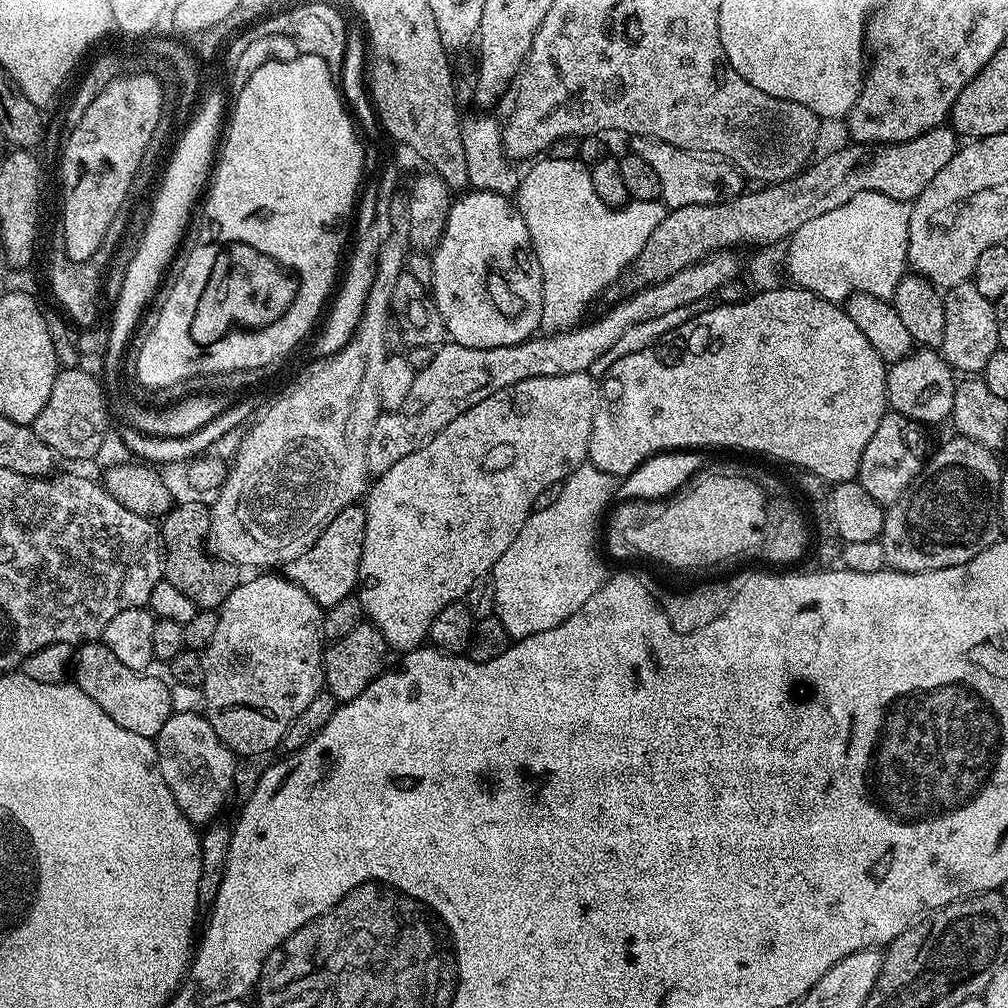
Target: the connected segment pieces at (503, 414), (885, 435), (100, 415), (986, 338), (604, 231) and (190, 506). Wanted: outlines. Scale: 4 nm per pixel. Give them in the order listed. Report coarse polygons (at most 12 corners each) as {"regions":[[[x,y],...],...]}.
{"regions":[[[588,372],[514,382],[366,492],[365,617],[428,640],[588,460]],[[891,410],[862,450],[858,482],[887,506],[930,452],[925,429]],[[61,367],[31,430],[91,461],[110,431],[97,377]],[[974,282],[943,293],[939,351],[960,374],[983,373],[1000,347],[996,305]],[[540,158],[514,203],[545,333],[579,325],[662,222],[611,208],[589,165]],[[173,503],[159,525],[163,579],[216,610],[242,572],[208,556],[212,513]]]}

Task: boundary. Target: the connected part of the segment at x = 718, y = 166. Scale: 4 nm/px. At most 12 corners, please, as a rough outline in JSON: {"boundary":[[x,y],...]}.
{"boundary":[[636,138],[669,209],[719,204],[745,191],[735,164]]}

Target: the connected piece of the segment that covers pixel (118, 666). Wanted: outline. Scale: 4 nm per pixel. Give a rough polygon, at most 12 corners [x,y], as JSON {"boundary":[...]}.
{"boundary":[[79,645],[70,669],[118,726],[154,738],[174,711],[158,677]]}

